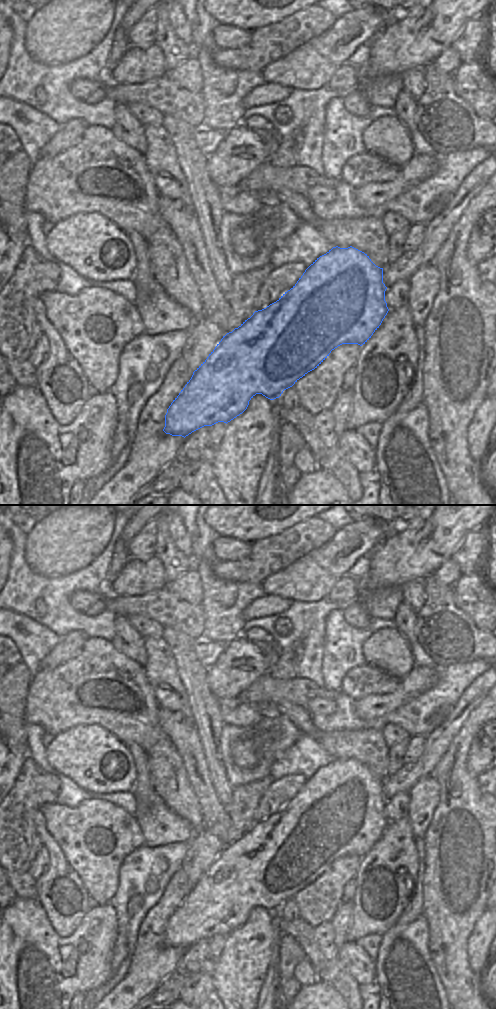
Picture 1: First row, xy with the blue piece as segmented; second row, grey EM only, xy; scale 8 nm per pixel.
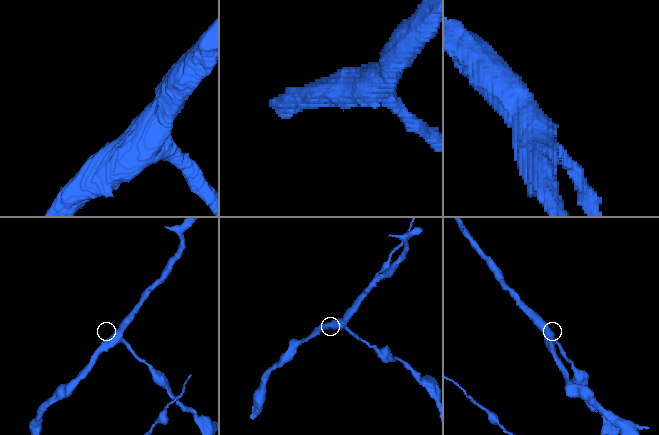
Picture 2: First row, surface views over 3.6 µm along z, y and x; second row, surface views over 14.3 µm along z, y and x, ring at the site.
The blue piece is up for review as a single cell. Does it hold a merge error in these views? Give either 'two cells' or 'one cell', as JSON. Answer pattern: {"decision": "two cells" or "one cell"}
{"decision": "one cell"}

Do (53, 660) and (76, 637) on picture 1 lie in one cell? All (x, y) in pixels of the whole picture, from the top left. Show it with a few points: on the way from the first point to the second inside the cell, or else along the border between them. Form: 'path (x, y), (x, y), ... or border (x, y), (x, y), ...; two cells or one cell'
path (59, 654), (70, 643); one cell

